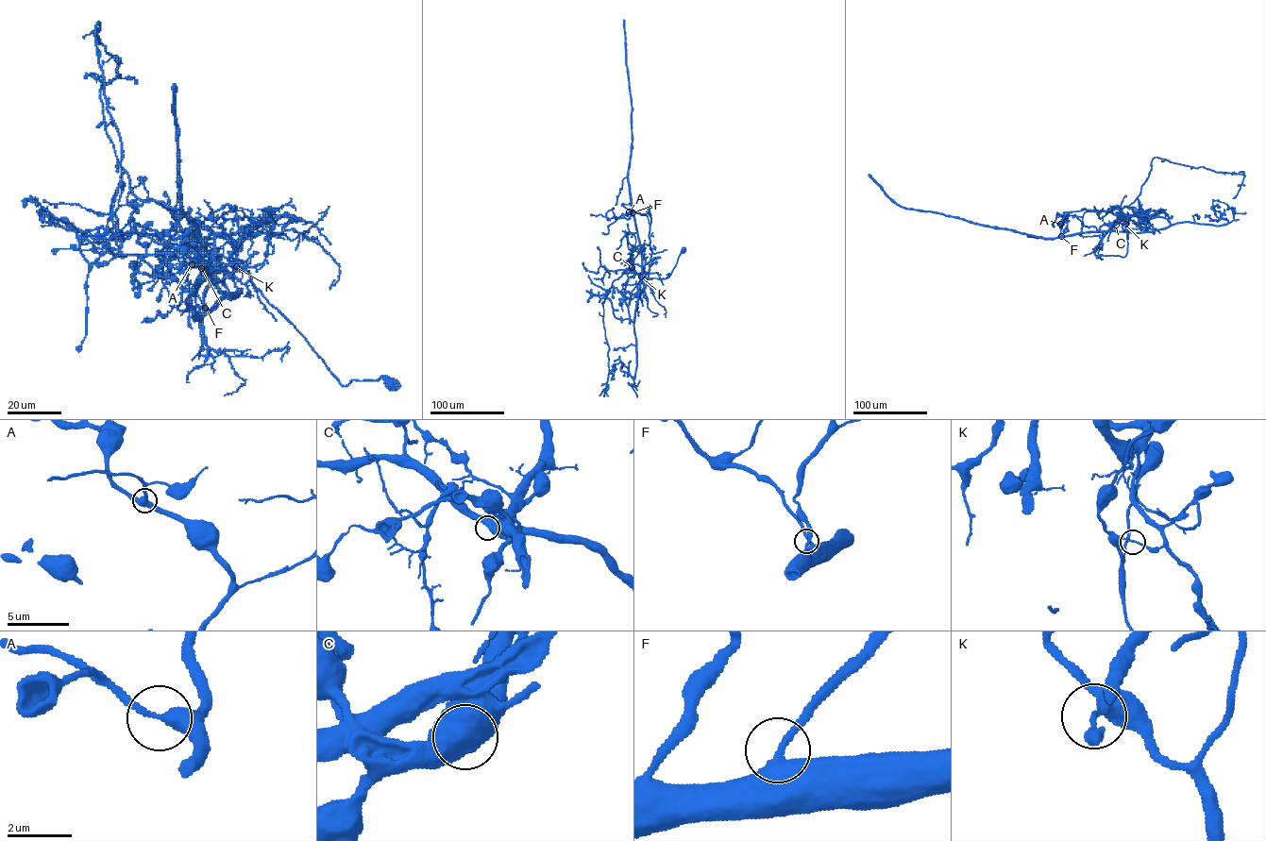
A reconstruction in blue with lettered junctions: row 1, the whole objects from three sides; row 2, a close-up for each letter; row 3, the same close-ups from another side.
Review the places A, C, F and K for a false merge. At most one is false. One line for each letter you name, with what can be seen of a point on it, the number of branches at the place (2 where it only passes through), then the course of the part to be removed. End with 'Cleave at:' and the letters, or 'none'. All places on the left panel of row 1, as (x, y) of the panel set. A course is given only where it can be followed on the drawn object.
K: place (236, 266); branches 2; course (236, 266), (225, 234), (130, 190), (99, 22), (99, 41), (120, 60), (100, 98), (118, 173)
Cleave at: K

